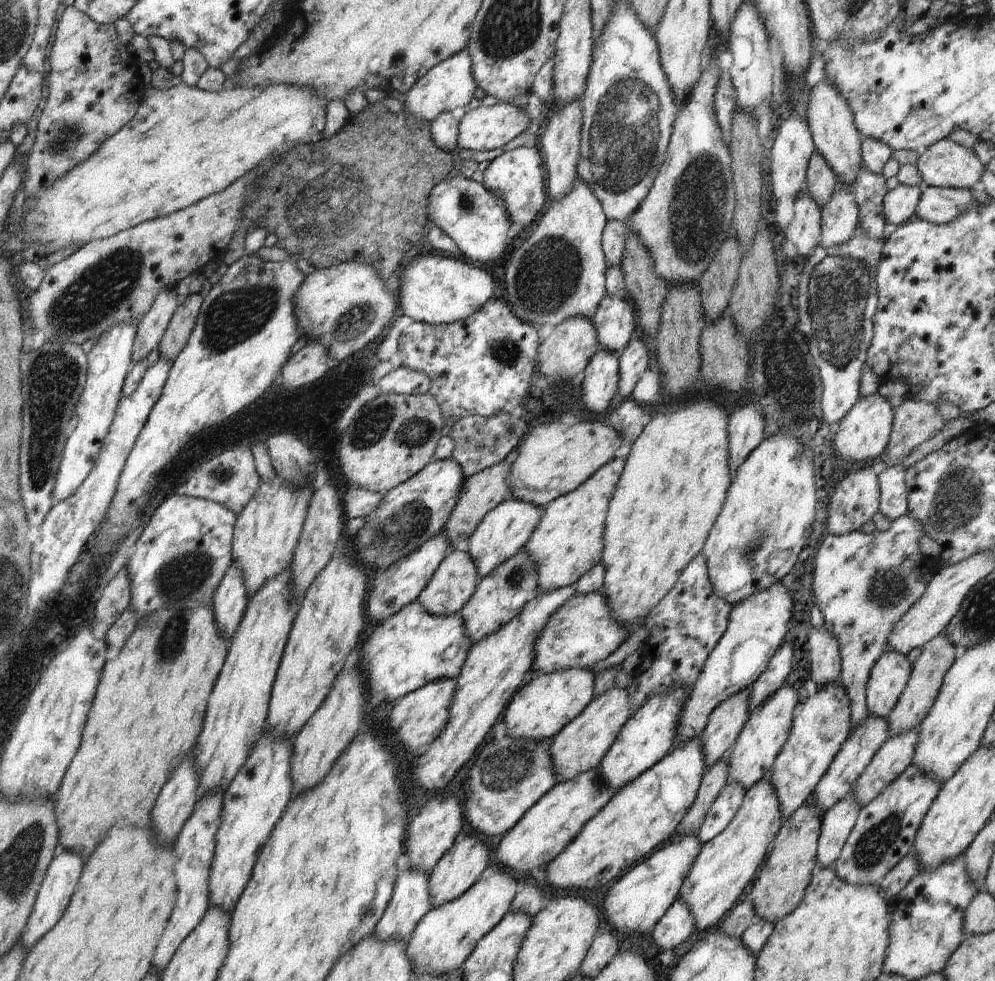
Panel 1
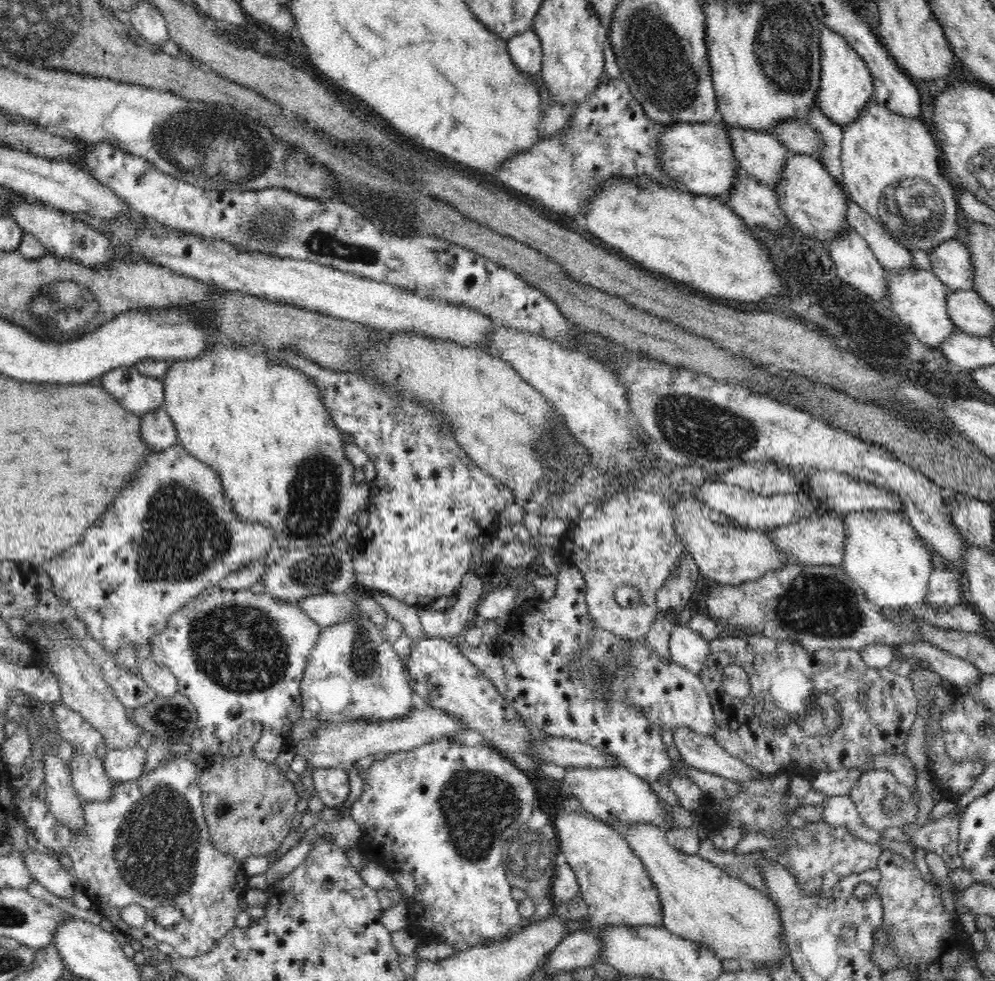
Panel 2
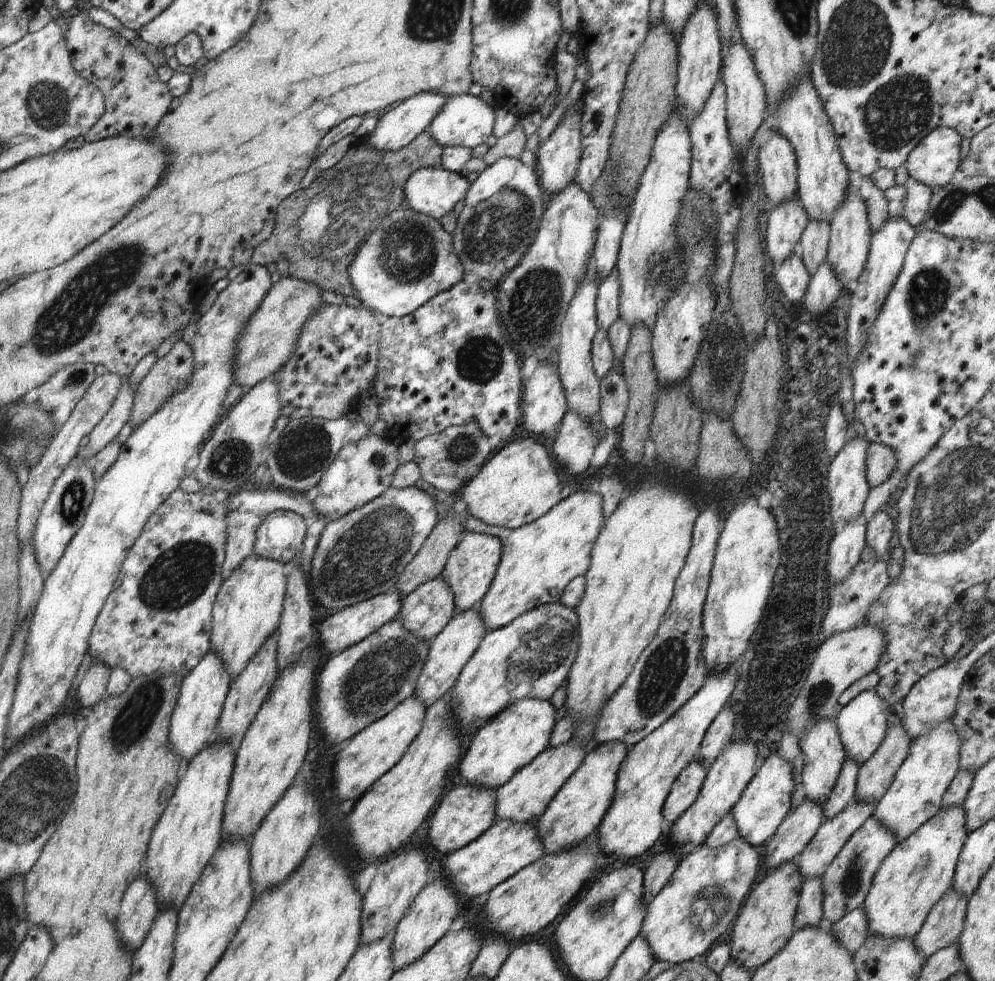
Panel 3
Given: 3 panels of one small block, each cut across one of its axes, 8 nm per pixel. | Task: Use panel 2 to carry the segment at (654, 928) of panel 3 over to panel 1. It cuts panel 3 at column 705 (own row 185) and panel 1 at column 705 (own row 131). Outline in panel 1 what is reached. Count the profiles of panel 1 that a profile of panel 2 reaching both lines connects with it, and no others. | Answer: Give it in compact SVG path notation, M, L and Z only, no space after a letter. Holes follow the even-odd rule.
M768 777L760 780L746 791L732 822L718 836L702 844L678 892L678 900L682 900L694 916L695 932L703 932L718 924L746 896L744 889L762 866L783 826L784 818L776 796Z

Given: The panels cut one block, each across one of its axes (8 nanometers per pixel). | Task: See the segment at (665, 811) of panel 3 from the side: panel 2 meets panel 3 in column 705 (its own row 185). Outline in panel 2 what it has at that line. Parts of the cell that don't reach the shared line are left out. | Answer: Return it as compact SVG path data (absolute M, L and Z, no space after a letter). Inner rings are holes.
M719 115L715 121L726 123L728 141L732 143L734 157L740 163L741 170L762 184L778 188L782 166L792 154L778 137L763 130L730 126L723 118L719 118Z

